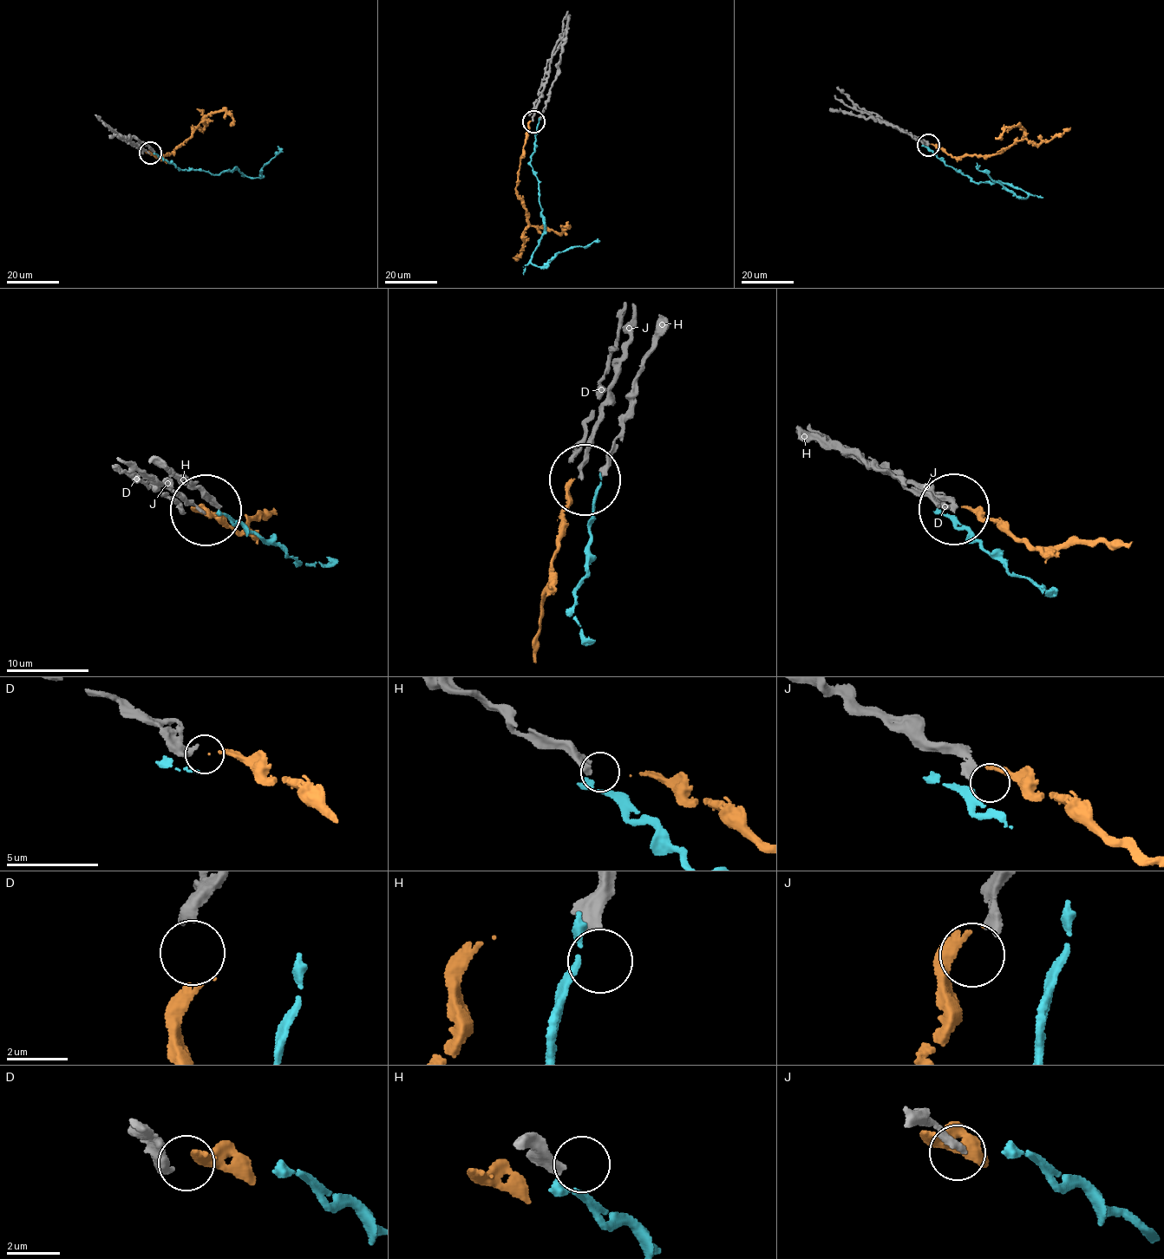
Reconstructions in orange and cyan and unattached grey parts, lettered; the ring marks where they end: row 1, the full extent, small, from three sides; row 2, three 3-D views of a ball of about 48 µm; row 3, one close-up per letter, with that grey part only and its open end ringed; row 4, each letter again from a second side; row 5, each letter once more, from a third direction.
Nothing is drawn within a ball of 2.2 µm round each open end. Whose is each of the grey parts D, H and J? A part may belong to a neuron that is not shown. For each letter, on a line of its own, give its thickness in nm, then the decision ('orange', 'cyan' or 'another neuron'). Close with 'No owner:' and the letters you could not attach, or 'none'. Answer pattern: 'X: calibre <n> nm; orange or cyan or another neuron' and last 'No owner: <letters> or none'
D: calibre 400 nm; another neuron
H: calibre 440 nm; another neuron
J: calibre 360 nm; another neuron
No owner: D, H, J

